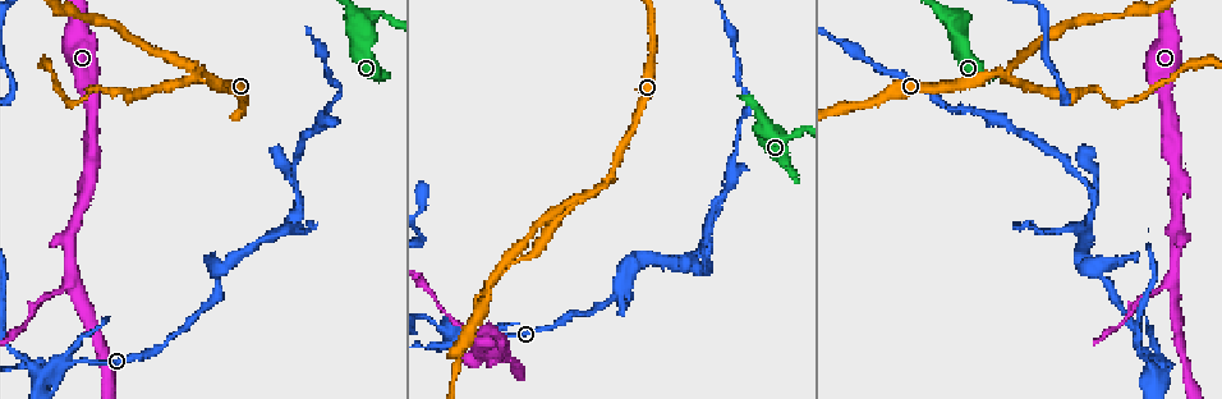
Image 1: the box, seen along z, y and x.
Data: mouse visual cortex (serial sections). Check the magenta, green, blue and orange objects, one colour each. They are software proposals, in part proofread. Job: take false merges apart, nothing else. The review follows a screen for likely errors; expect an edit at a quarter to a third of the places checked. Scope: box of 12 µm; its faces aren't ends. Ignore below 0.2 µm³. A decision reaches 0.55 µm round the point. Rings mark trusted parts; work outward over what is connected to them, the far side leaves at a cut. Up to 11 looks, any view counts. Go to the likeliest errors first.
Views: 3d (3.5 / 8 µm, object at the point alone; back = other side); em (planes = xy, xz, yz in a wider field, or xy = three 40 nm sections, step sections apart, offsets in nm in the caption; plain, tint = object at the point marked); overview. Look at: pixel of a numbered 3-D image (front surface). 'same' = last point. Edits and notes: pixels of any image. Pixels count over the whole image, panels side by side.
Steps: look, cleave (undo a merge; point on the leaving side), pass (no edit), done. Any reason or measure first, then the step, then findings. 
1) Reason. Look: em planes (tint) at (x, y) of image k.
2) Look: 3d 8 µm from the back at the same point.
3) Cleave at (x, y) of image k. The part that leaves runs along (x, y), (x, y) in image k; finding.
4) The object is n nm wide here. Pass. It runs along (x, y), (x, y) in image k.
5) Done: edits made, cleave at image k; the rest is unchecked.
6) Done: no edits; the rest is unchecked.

Three arms meet. Look: 3d 3.5 µm at (71, 365) of image 1.

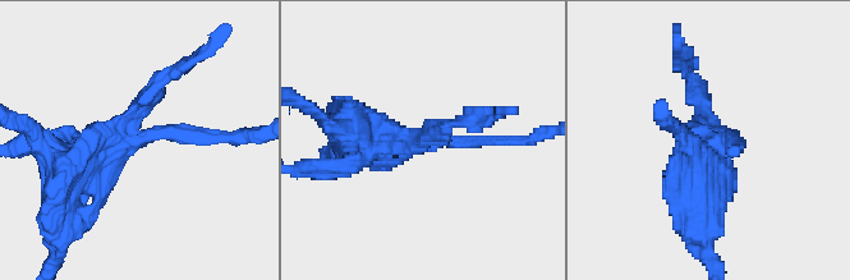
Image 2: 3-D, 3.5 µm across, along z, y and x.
Look: em xy step 5 (tint) at (422, 142) of image 2.

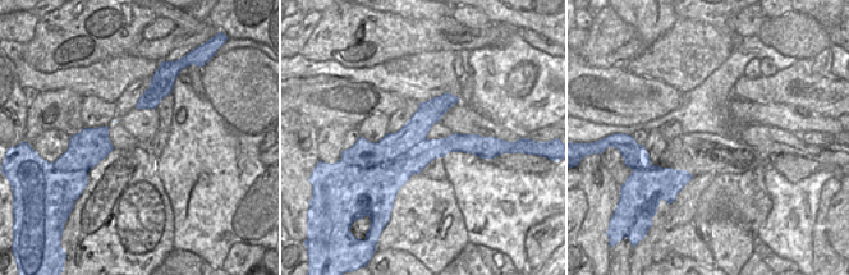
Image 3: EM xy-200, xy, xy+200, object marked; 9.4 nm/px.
Cleave at (147, 91) of image 2. Two cells meet here.

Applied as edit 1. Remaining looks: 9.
A fork. Look: 3d 3.5 µm at (605, 179) of image 1.

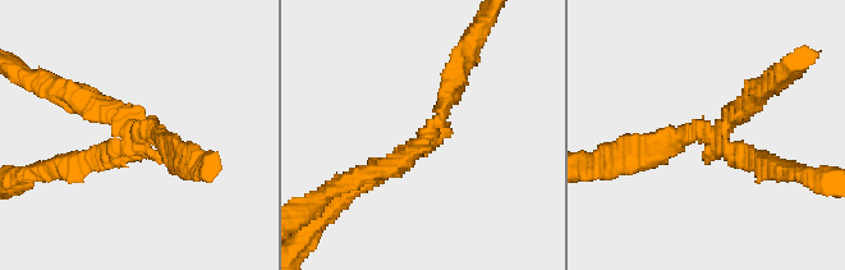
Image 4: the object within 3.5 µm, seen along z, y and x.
Now the EM. Look: em xy step 1 (tint) at (421, 139) of image 4.

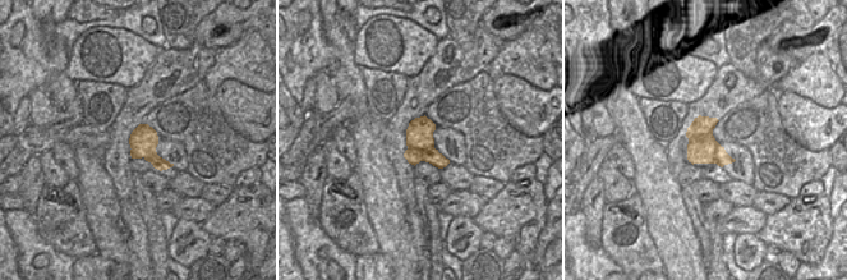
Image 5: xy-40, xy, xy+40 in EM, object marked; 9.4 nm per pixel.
3 arms meet here; the arms are 200, 250, 250 nm wide. Cleave at (86, 160) of image 4. The part that leaves runs along (124, 145), (108, 158), (30, 169) in image 4; a second cell is stuck on.

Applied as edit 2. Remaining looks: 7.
Three-way junction. Look: 3d 3.5 µm at (74, 283) of image 1.

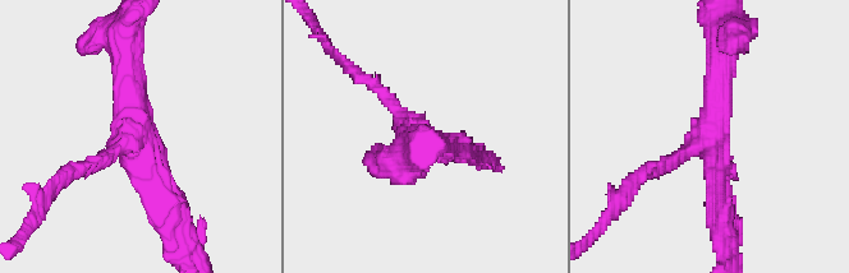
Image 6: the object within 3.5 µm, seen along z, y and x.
3 arms meet here; the arms are 150, 300, 350 nm wide. Look: em xy step 2 (tint) at (711, 140) of image 6.

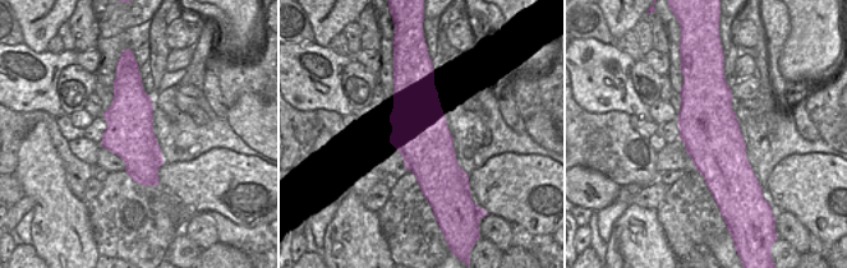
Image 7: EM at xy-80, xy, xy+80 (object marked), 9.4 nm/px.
Pass. It runs along (123, 55), (131, 133), (170, 216) in image 6; continuous, no second cell.

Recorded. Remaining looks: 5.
Three arms meet. Look: 3d 3.5 µm at (768, 129) of image 1.

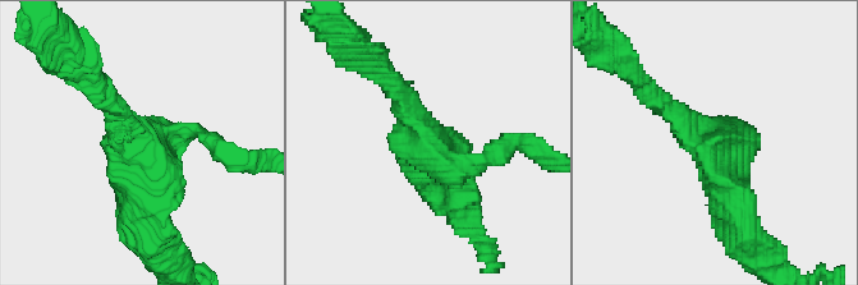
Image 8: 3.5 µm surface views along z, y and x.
Look: em xy step 1 (tint) at (421, 139) of image 8.

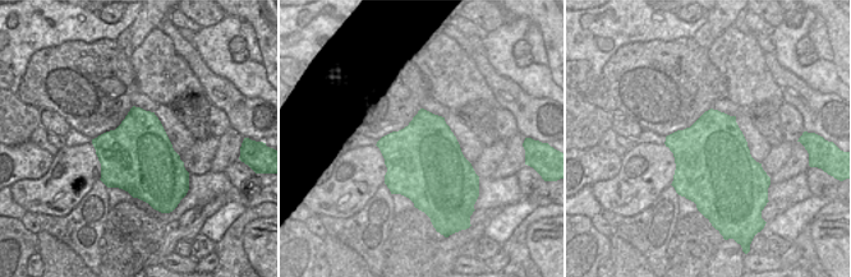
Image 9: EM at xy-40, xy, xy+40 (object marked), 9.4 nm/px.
Pass. It runs along (133, 230), (152, 143), (215, 143) in image 8; all the same cell.

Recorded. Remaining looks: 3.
Done: edits made, cleave at image 2, cleave at image 4; the rest is unchecked.

